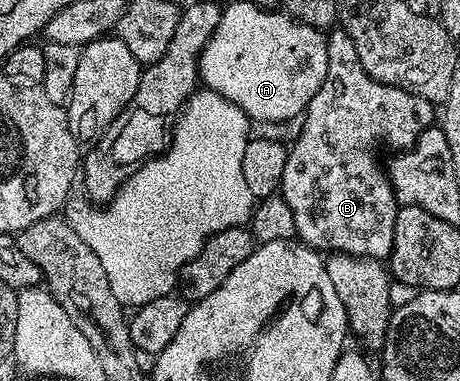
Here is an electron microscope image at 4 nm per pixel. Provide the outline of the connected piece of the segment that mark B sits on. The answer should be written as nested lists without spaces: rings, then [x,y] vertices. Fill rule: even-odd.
[[[331,30],[326,33],[326,37],[329,62],[325,70],[325,82],[321,82],[321,90],[317,90],[317,94],[313,94],[307,111],[301,117],[303,125],[299,128],[299,137],[293,142],[290,141],[287,161],[285,162],[285,174],[281,185],[281,195],[285,198],[285,202],[289,202],[289,210],[293,210],[296,237],[306,244],[308,248],[314,248],[323,254],[344,252],[350,256],[364,256],[370,260],[386,261],[393,250],[393,230],[395,229],[397,214],[401,205],[395,199],[395,191],[391,185],[390,175],[385,171],[384,165],[383,168],[379,165],[379,160],[375,157],[375,151],[382,144],[388,144],[391,150],[412,148],[415,145],[415,140],[419,137],[419,133],[424,132],[425,129],[432,127],[436,123],[437,108],[431,101],[415,96],[411,92],[406,92],[403,88],[394,88],[388,84],[378,84],[365,70],[365,66],[361,66],[361,58],[357,58],[357,46],[353,46],[353,38],[349,38],[349,34],[345,34],[341,30]]]

